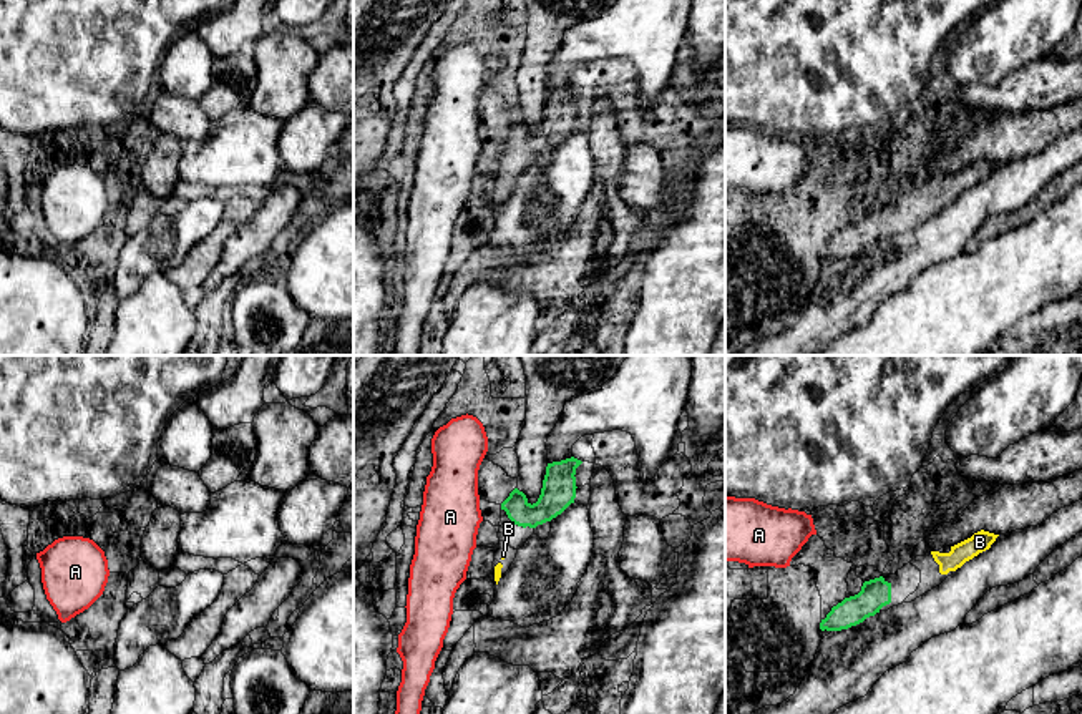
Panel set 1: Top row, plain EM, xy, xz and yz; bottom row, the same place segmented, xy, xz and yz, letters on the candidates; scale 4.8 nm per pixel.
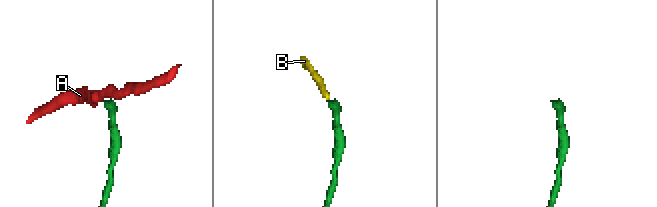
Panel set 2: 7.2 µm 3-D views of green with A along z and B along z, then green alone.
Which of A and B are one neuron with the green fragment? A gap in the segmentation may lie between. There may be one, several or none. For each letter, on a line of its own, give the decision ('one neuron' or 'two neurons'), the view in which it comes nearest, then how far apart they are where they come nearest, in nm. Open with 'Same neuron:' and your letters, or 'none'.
Same neuron: B
A: two neurons | xz | 100 nm
B: one neuron | xz | 160 nm

